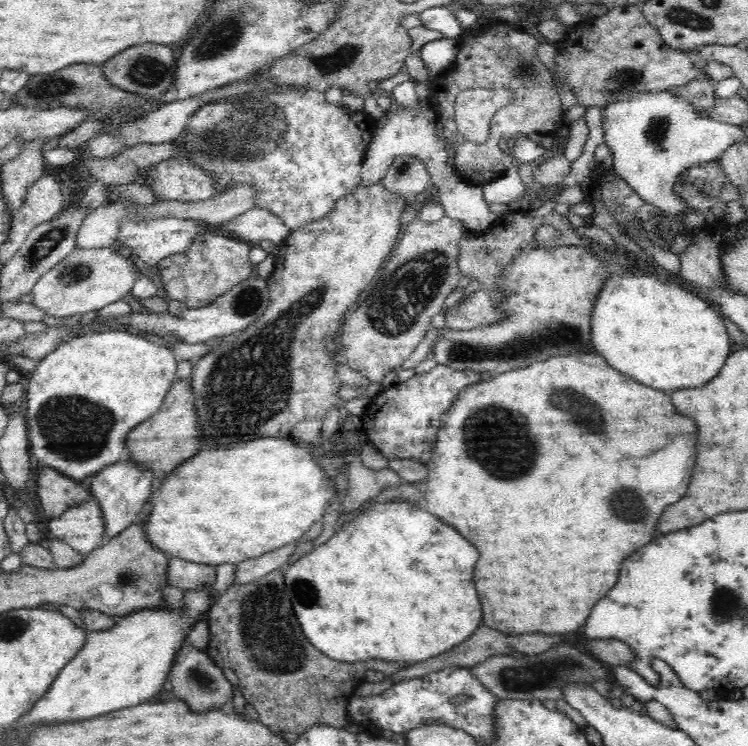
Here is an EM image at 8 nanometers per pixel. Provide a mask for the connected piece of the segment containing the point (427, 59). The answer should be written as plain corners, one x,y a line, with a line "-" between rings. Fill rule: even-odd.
461,34
460,36
452,37
451,39
442,38
440,40
433,40
432,42
427,42
426,44
424,44
424,46
422,46
422,48
420,48
420,57
422,57
422,61
424,61
425,67
428,69
428,72
430,72
431,80
433,80
433,78
436,75
439,75
440,73
447,71
451,67
451,64
454,62
456,58
457,52
460,50
460,43
459,43
460,37
461,37

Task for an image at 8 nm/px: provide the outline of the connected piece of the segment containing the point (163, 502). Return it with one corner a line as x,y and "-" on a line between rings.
264,438
264,440
252,440
248,444
244,442
244,444
236,444
236,446
228,446
228,448
202,450
194,458
184,462
180,468
176,468
171,472
172,474
166,474
168,480
163,482
161,487
152,495
151,509
148,516
146,516
146,524
144,524
145,536
152,543
152,546
166,553
168,557
178,557
188,562
214,566
238,564
247,558
262,556
266,552
272,552
272,550
278,550
286,544
292,544
294,540
298,540
303,534
306,534
320,518
324,518
324,514
328,512
328,506
330,506
330,502
336,494
334,481
324,473
324,469
318,463
318,458
312,456
310,449
301,448
288,438

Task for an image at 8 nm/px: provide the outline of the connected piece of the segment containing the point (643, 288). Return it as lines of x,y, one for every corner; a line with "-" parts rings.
614,274
604,284
592,308
591,344
618,372
658,390
680,390
702,386
712,380
730,354
730,340
723,315
696,292
667,282
657,274

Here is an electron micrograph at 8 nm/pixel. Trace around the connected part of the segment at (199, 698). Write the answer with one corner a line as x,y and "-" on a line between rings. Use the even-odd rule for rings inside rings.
188,638
181,644
176,653
167,678
172,684
172,692
174,692
176,698
184,700
185,703
188,702
188,706
192,710
200,710
200,712
224,706
228,702
228,696
232,698
235,692
232,682
228,681
222,673
222,667
219,667
213,661
207,651
199,651
192,646

